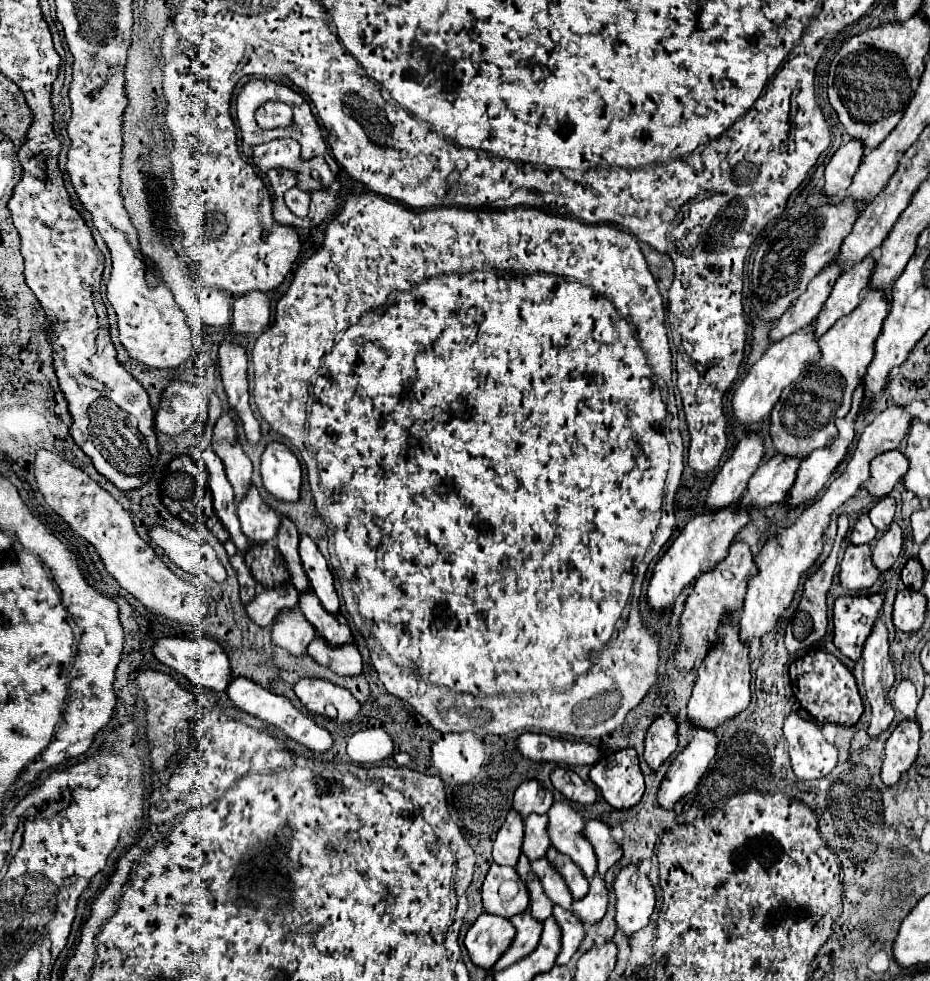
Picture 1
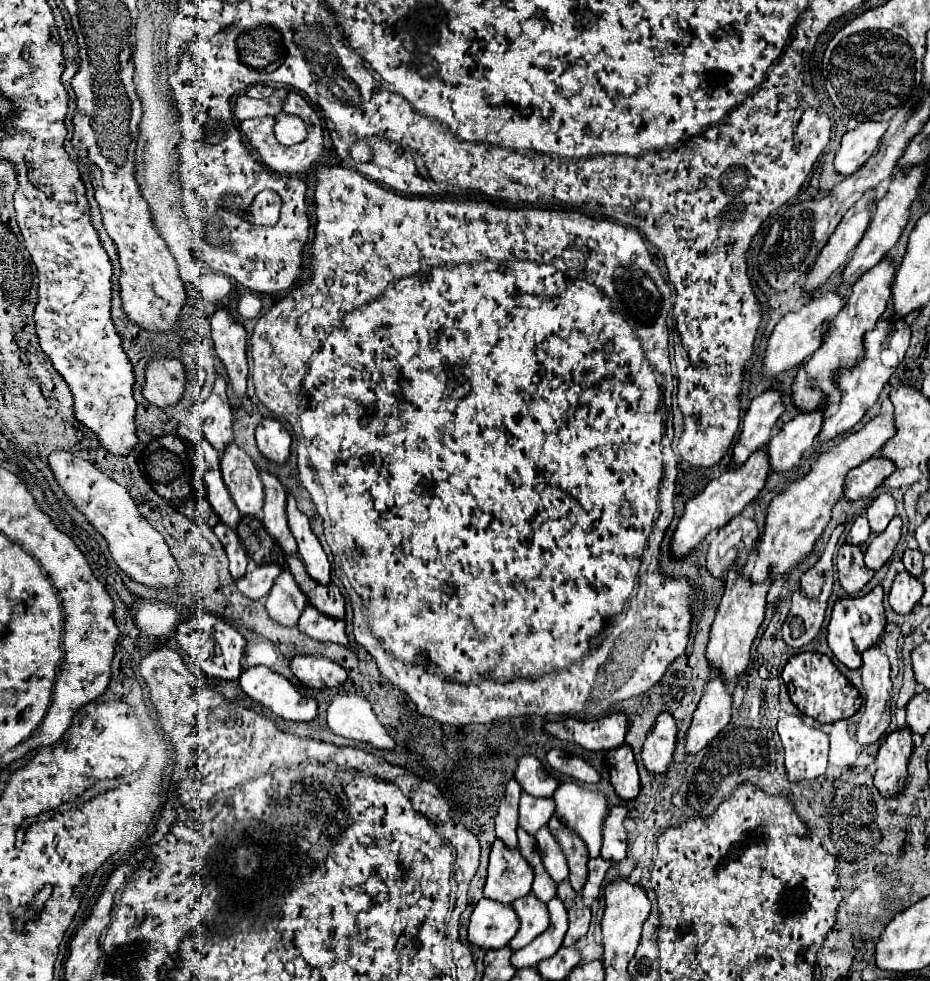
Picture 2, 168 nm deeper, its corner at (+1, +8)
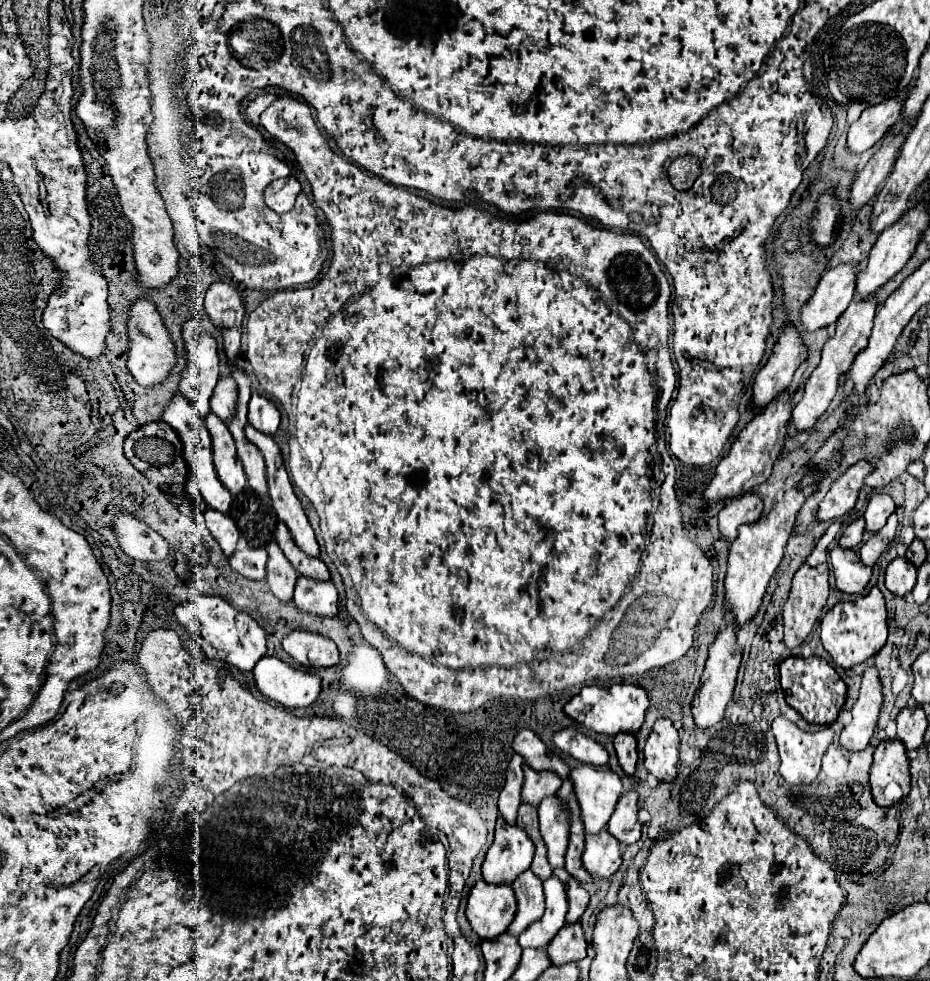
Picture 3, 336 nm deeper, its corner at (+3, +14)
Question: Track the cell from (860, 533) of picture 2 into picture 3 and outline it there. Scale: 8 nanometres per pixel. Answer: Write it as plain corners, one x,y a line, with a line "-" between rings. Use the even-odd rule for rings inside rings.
860,517
860,519
856,519
854,523
850,523
846,529
844,529
844,533
842,533
842,537
840,537
840,547
844,547
844,549
856,549
858,545
860,545
860,541
862,541
862,537
864,537
864,519

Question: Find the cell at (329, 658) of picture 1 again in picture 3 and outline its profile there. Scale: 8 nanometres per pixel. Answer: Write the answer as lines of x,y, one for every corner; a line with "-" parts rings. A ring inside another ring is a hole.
300,575
292,599
300,609
322,617
334,617
338,613
338,593
332,581
316,581

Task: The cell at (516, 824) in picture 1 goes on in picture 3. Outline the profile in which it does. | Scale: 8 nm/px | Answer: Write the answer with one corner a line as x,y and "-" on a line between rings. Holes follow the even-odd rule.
514,753
512,761
510,761
510,765
508,765
506,785
504,785
504,789
500,791
500,799
498,799
500,815
502,815
510,825
516,823
516,813
518,813
518,807
520,807
520,803
522,803
522,797
520,797
522,783
524,783
522,763
524,763
524,759
522,759
518,753

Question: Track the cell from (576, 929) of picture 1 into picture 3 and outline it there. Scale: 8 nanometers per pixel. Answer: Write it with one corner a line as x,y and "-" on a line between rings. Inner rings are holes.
562,867
562,869
554,869
554,875
564,883
566,893
568,893
570,909
568,909
566,921
568,921
568,923
576,923
576,921
580,919
580,915
584,913
586,905
588,905
588,891
586,891
586,889
582,887
582,883
578,883
564,867

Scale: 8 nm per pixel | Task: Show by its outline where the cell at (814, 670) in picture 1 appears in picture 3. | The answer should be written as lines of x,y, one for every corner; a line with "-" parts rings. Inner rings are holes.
788,657
780,663
782,689
786,695
786,703
794,707
808,723
814,725
830,725
836,721
844,701
846,701
846,685
838,677
838,673
820,657

